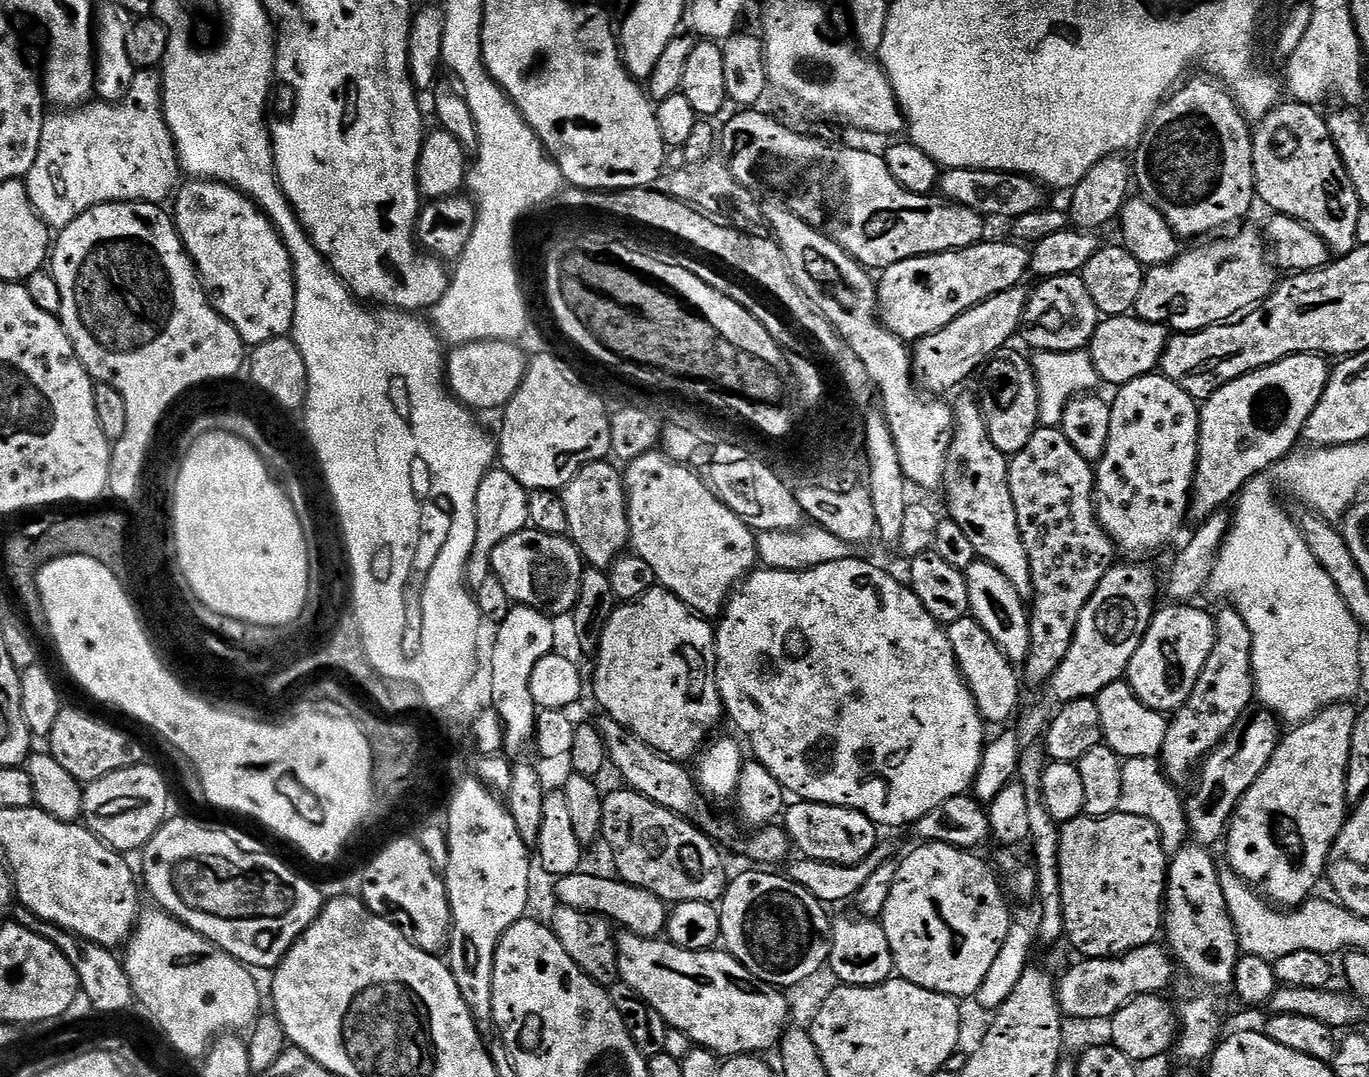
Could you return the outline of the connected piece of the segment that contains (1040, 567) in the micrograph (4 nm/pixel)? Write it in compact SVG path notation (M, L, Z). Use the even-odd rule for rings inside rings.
M1037 427L1036 433L1026 442L1021 452L1015 453L1008 462L1010 494L1014 498L1014 510L1018 514L1018 530L1030 558L1030 650L1022 664L1022 676L1032 684L1047 685L1052 675L1062 666L1066 650L1070 650L1072 639L1078 626L1078 618L1090 602L1098 582L1107 574L1118 556L1113 540L1104 533L1104 528L1096 519L1096 478L1093 465L1074 446L1059 428Z

